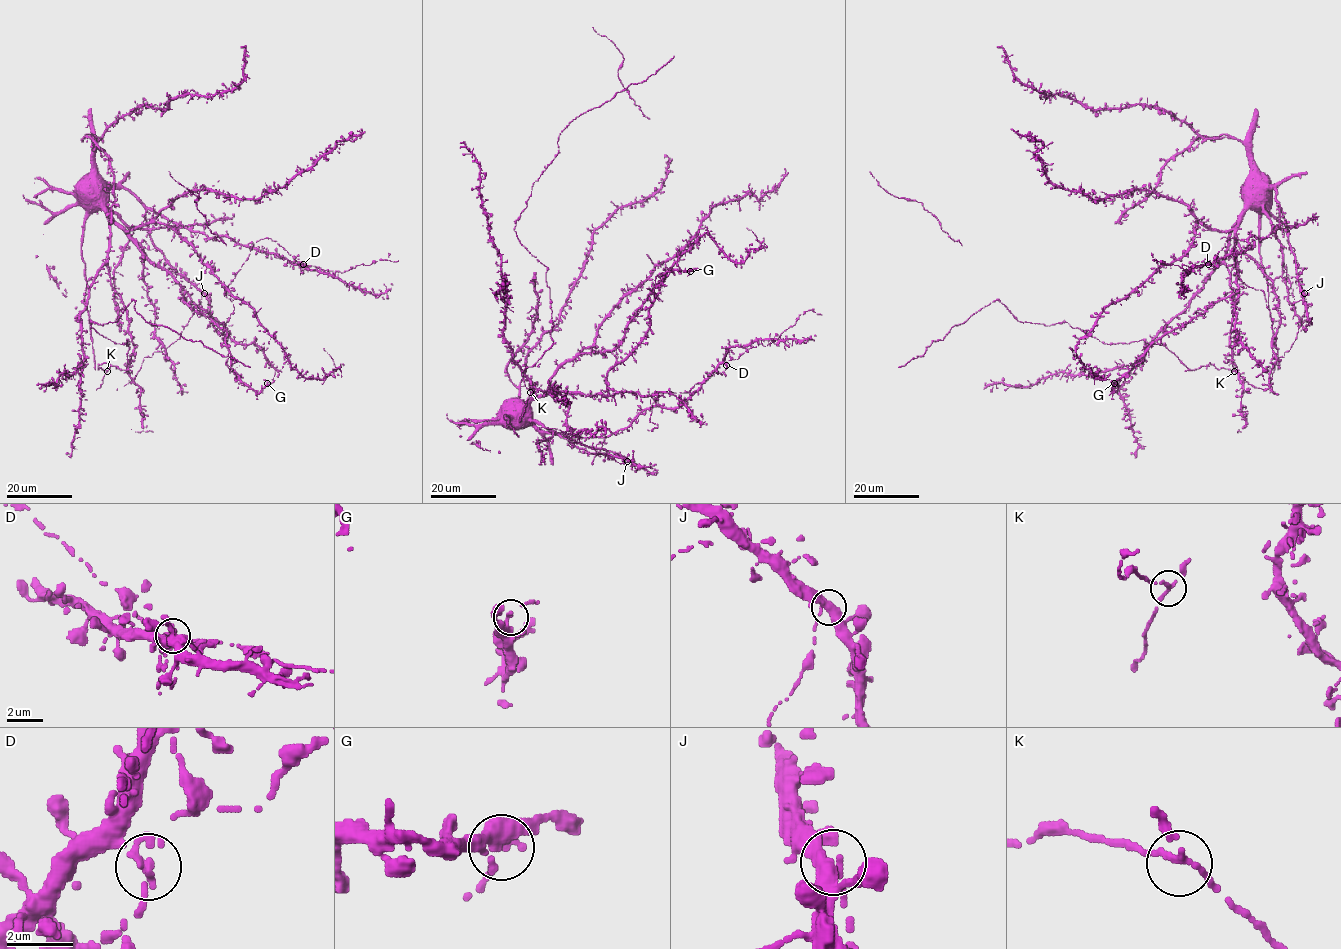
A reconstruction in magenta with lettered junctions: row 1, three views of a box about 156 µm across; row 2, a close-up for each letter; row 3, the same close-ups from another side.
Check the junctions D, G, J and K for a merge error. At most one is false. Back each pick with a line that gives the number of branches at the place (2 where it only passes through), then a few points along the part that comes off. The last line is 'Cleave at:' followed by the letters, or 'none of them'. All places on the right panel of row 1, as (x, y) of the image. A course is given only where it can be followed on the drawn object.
Cleave at: none of them

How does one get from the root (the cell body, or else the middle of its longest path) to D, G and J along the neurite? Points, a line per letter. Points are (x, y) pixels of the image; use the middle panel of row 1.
D: (515, 417), (543, 431), (568, 437), (606, 437), (625, 429), (645, 409), (680, 406), (720, 364), (726, 365)
G: (515, 417), (519, 403), (546, 393), (605, 395), (608, 371), (648, 331), (659, 281), (666, 272), (690, 271)
J: (515, 417), (523, 427), (535, 421), (586, 452), (618, 456), (627, 461)

